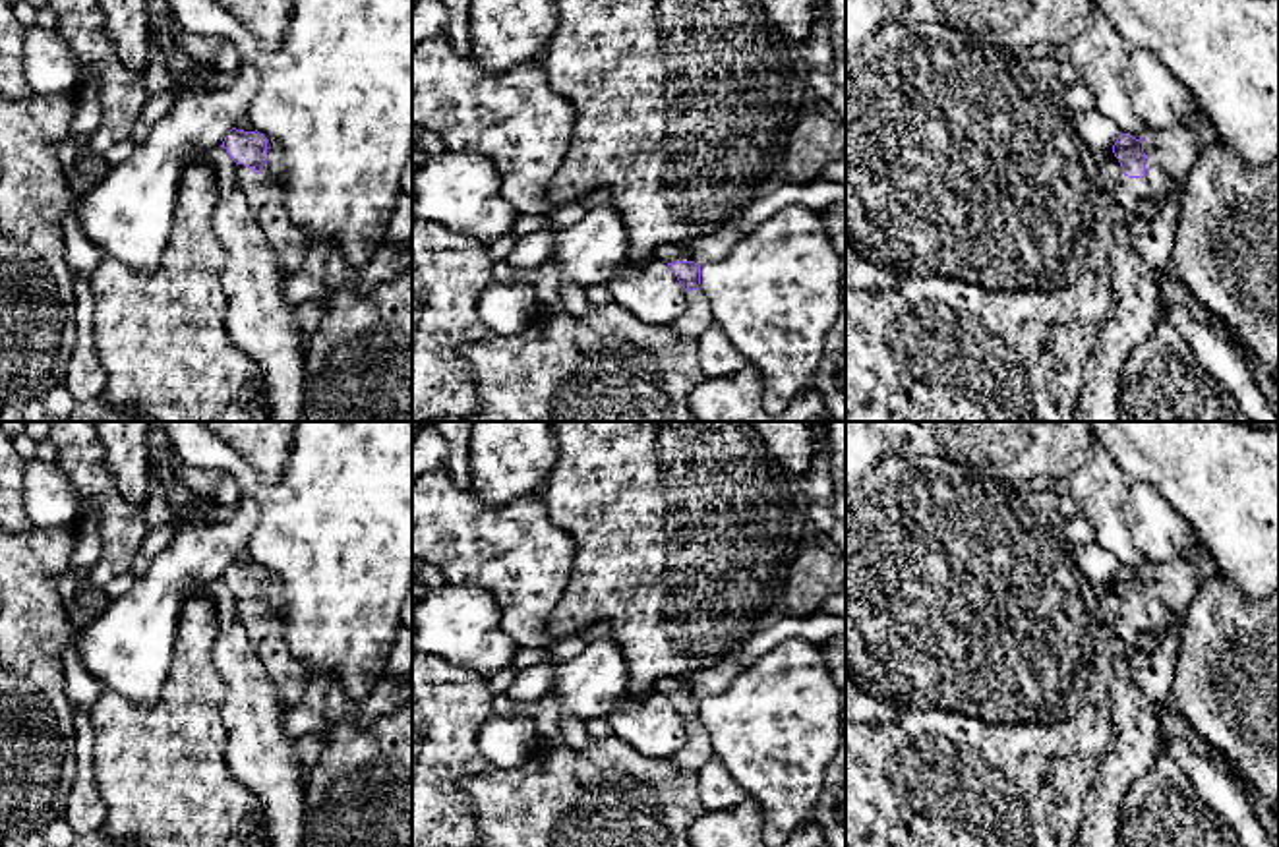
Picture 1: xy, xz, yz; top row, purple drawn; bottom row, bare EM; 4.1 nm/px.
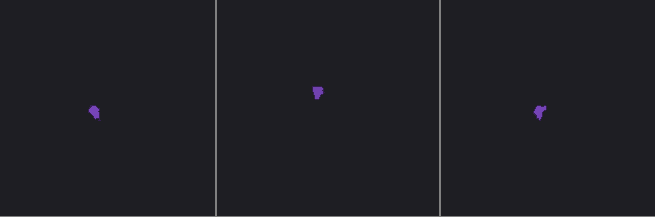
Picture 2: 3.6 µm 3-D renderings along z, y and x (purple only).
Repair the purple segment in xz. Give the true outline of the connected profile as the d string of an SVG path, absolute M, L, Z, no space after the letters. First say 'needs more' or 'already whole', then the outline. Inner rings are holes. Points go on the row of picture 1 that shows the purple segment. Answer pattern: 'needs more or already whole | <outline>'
needs more | M728 224L712 234L669 242L656 249L654 257L664 261L687 290L683 315L668 327L683 336L699 338L714 325L712 307L706 296L697 290L700 284L700 267L726 259L741 238L743 234Z

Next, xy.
needs more | M232 128L223 147L236 162L236 184L244 191L250 211L267 232L267 242L279 267L288 273L306 259L310 246L306 232L288 220L283 184L275 178L269 157L279 153L263 133Z

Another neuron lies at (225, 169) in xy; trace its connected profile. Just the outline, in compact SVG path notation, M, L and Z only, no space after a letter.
M207 149L192 162L207 162L217 174L213 228L226 253L221 288L228 302L228 335L263 373L267 422L300 422L306 350L294 306L284 296L286 273L236 184L236 162L226 149Z

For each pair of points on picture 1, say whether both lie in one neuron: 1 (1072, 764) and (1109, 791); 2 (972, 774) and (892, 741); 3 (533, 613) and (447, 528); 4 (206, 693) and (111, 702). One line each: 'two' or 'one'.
1: two
2: one
3: one
4: one

